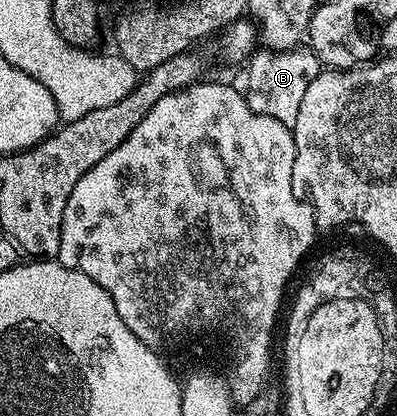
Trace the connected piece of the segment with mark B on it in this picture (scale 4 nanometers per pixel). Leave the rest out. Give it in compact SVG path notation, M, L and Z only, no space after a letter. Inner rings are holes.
M307 47L279 52L260 50L248 60L248 67L247 89L244 94L248 107L255 113L275 117L277 121L289 126L293 125L295 117L299 115L300 102L307 93L307 87L323 69L317 55Z

